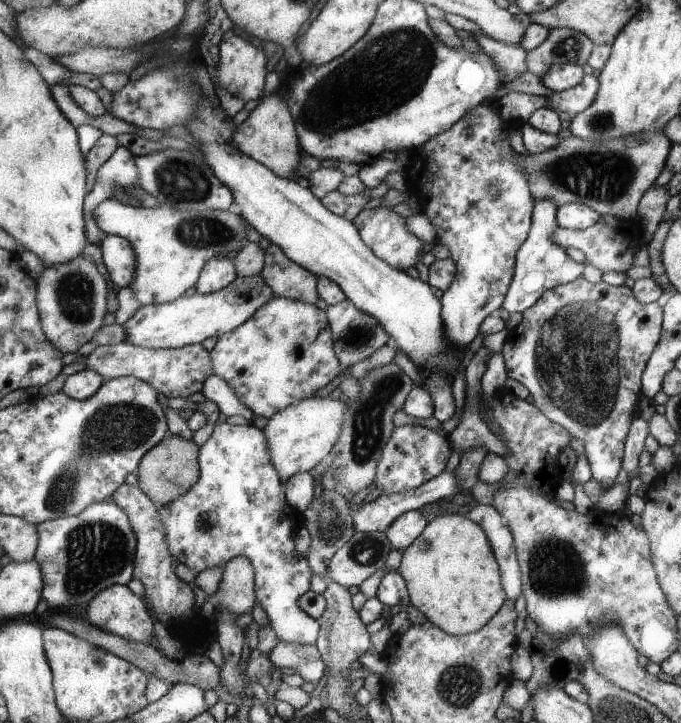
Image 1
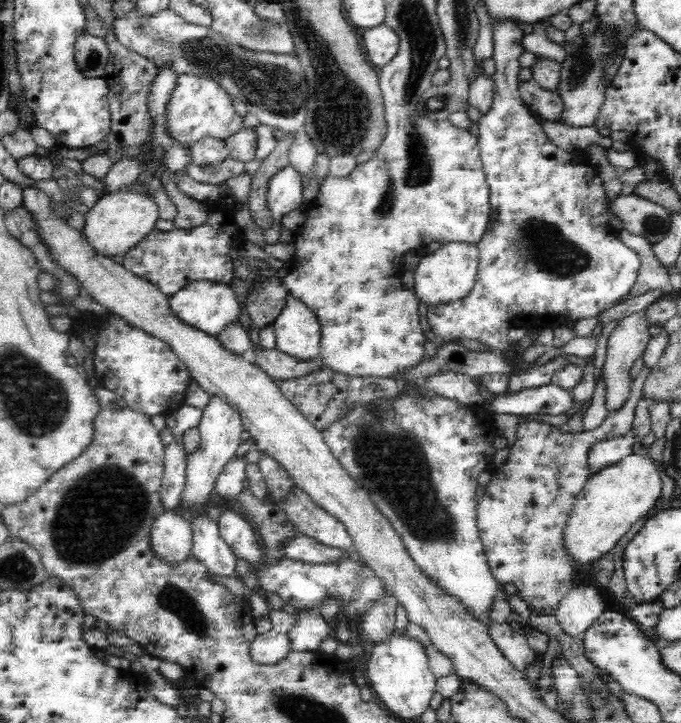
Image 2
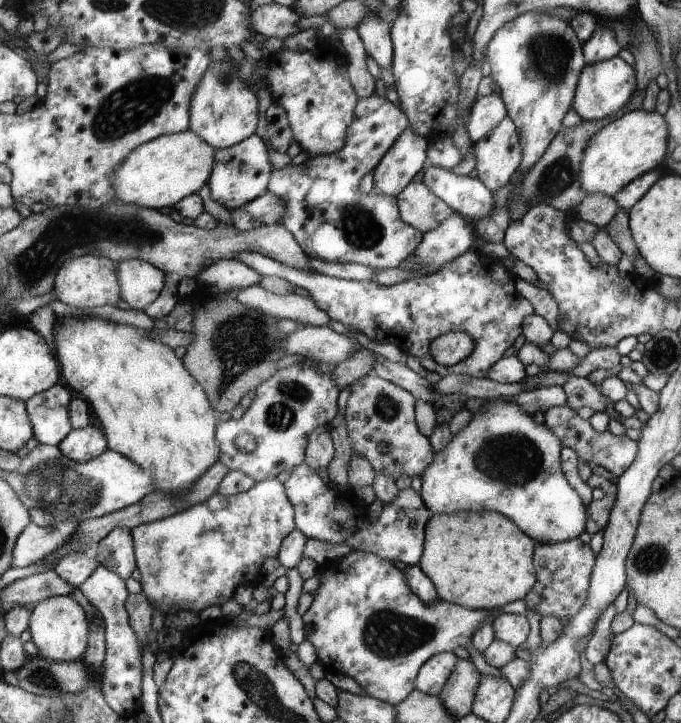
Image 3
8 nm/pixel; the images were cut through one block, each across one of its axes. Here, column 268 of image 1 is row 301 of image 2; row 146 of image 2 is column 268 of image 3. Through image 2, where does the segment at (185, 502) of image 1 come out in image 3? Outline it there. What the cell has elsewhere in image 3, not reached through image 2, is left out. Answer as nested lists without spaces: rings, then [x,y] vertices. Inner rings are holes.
[[[280,478],[266,479],[254,483],[247,491],[235,495],[224,496],[216,492],[198,505],[189,506],[183,511],[163,519],[139,524],[137,527],[131,529],[131,532],[134,538],[135,556],[138,558],[138,567],[142,575],[140,582],[143,593],[148,597],[148,600],[152,602],[153,608],[158,608],[164,615],[172,614],[176,611],[200,613],[204,608],[212,605],[221,607],[226,600],[233,598],[232,594],[234,594],[234,590],[236,590],[240,584],[252,586],[253,588],[258,586],[258,574],[260,574],[262,562],[264,562],[266,558],[277,558],[278,550],[280,550],[283,540],[287,538],[295,527],[295,507],[287,496],[286,484],[284,484]]]

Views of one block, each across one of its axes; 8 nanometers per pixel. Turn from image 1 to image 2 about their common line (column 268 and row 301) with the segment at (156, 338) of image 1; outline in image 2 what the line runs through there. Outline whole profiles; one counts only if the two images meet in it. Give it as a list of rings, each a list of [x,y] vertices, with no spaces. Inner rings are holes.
[[[289,294],[284,309],[273,320],[276,349],[300,361],[319,356],[321,339],[319,320],[302,301]]]

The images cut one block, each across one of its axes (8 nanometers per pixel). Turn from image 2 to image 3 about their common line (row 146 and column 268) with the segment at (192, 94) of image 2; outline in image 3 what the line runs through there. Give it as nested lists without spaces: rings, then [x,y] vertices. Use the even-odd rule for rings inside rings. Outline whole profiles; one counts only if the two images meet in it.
[[[374,94],[361,98],[355,106],[355,119],[347,132],[346,144],[340,150],[271,172],[267,190],[285,204],[285,215],[278,224],[292,232],[308,257],[358,263],[378,270],[398,267],[418,250],[423,232],[402,219],[397,198],[381,193],[363,195],[359,191],[362,177],[379,166],[409,125],[407,113],[386,97]]]

